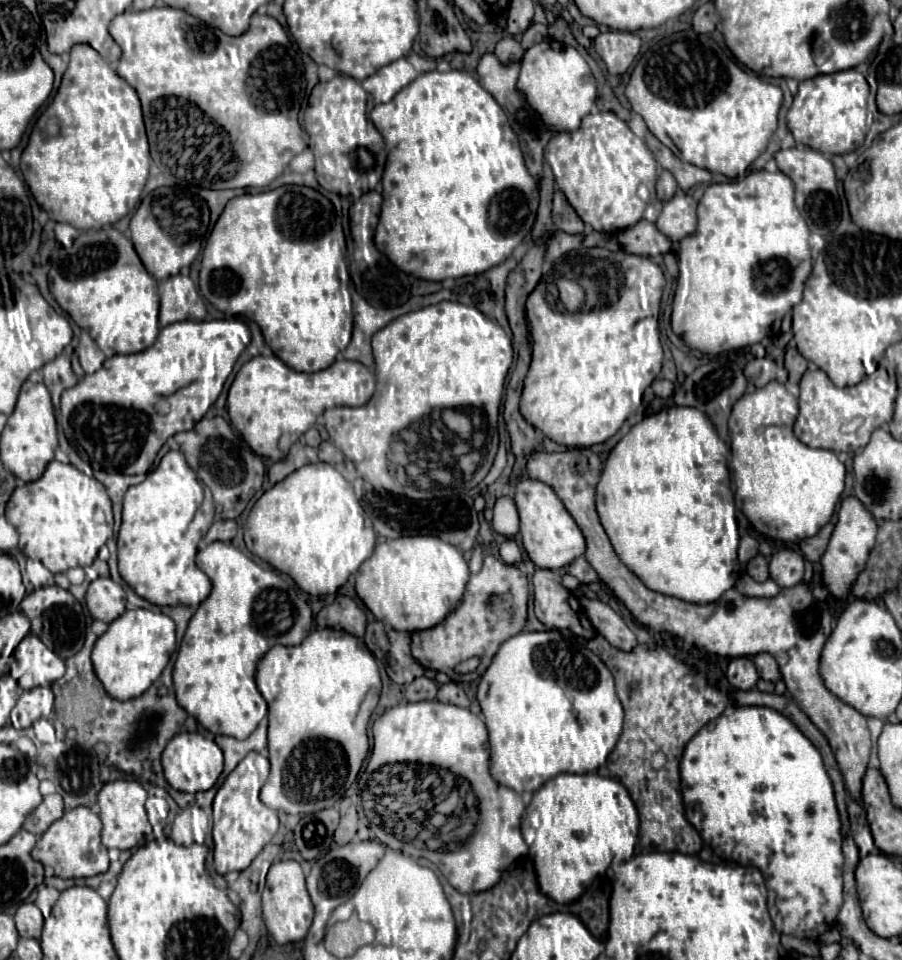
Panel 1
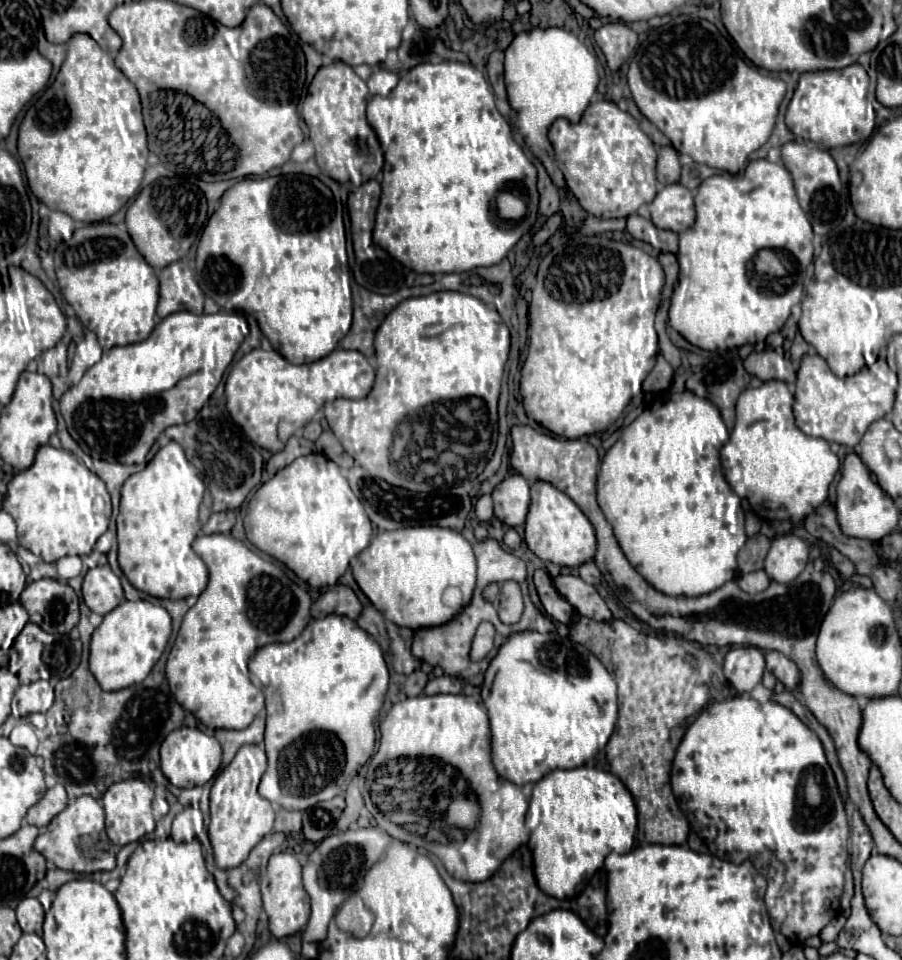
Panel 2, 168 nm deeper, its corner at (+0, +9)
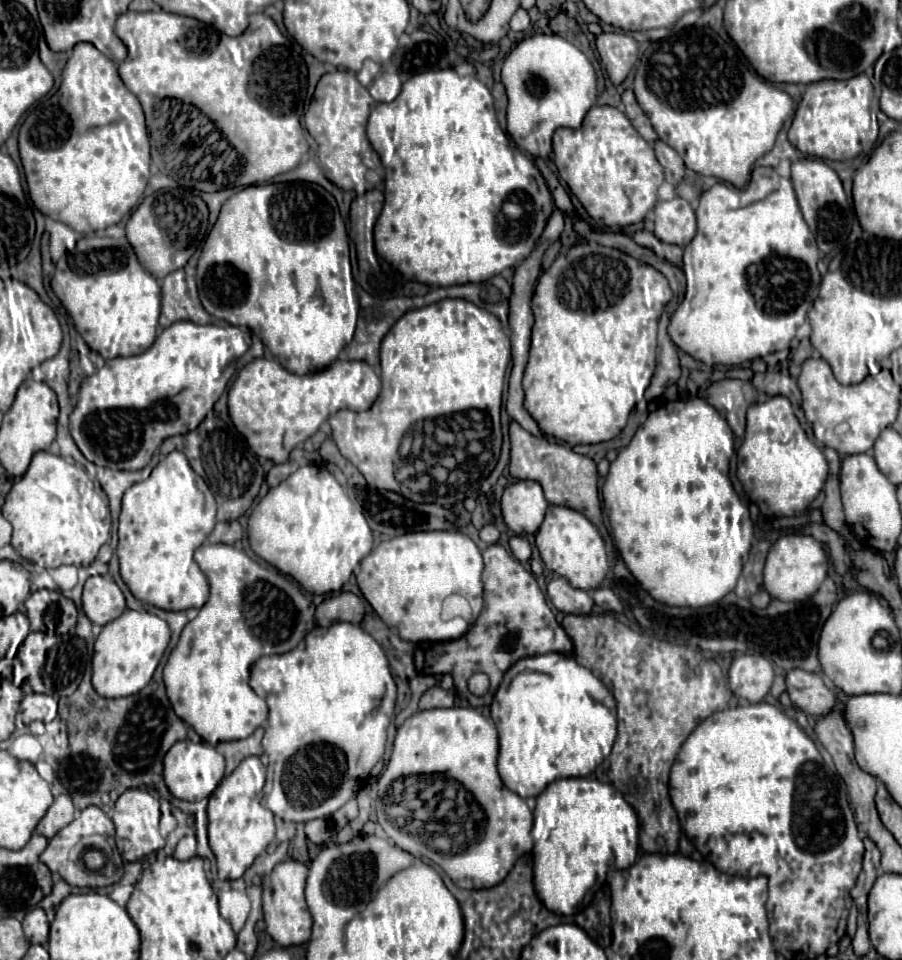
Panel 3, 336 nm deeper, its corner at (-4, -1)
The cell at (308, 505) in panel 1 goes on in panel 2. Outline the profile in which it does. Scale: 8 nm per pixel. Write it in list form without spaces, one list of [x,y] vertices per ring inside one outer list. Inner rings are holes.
[[[323,454],[301,456],[279,470],[255,492],[247,505],[247,516],[244,519],[247,540],[317,588],[335,586],[351,558],[369,546],[373,534],[371,520],[349,488],[347,478]]]

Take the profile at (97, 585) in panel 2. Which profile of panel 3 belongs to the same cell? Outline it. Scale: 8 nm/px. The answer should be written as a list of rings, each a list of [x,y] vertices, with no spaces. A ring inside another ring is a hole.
[[[91,576],[83,586],[83,610],[93,624],[105,626],[125,610],[125,596],[111,576]]]

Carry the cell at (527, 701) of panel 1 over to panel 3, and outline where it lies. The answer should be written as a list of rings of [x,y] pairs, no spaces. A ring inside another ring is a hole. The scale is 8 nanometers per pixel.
[[[543,654],[543,656],[531,656],[531,658],[525,658],[525,660],[519,660],[507,674],[505,678],[513,678],[511,684],[507,688],[501,688],[497,690],[495,698],[493,698],[493,704],[491,704],[491,718],[499,730],[499,774],[501,774],[501,780],[505,782],[505,786],[519,794],[521,798],[529,798],[529,796],[539,796],[547,784],[551,784],[553,780],[561,778],[561,776],[589,776],[609,754],[611,754],[611,748],[613,748],[613,742],[615,742],[615,736],[617,736],[617,710],[615,710],[615,700],[611,696],[611,692],[607,690],[607,686],[597,678],[593,676],[587,668],[583,668],[581,664],[577,664],[573,658],[567,658],[563,654]]]

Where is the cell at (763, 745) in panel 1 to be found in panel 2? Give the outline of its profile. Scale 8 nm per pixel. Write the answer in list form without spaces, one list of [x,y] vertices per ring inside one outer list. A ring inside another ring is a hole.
[[[749,696],[709,704],[687,728],[677,748],[671,784],[681,812],[713,856],[737,864],[759,858],[759,870],[767,880],[765,904],[773,930],[779,930],[793,942],[801,942],[817,936],[839,914],[849,824],[821,740],[789,708],[777,702],[761,704]],[[811,782],[821,788],[821,804],[813,800],[815,790],[811,790]]]

